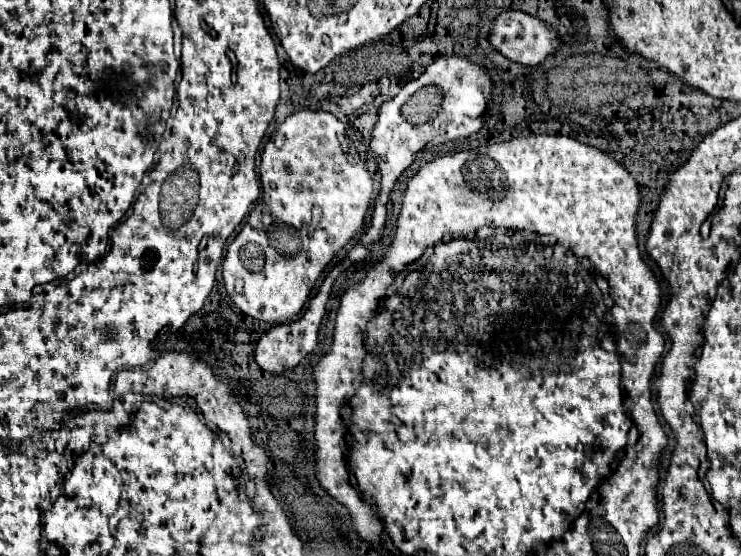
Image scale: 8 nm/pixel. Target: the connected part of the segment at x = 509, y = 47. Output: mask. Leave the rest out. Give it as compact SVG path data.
M515 10L501 12L497 16L497 20L493 22L493 28L489 32L489 40L491 40L493 48L497 48L503 56L507 56L513 62L525 64L525 66L537 66L547 56L555 54L561 48L559 34L553 32L553 28L547 22L543 22L531 14L525 14L525 12L515 12Z

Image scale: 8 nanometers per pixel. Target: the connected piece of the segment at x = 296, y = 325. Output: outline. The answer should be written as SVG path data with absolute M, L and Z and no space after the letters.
M325 280L319 288L319 294L309 302L309 308L305 310L303 318L299 318L297 322L291 322L291 324L281 324L281 326L275 326L271 328L269 332L265 332L257 346L255 346L255 360L257 364L267 370L267 372L273 372L273 374L281 374L289 368L295 368L307 354L311 354L317 346L317 340L319 340L319 322L323 320L325 316L325 304L329 300L329 294L331 294L331 286L333 286L335 280Z

